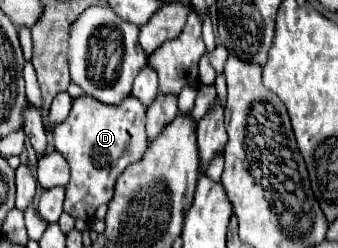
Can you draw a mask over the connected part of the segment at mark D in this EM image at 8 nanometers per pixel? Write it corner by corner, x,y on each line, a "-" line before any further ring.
86,93
74,99
72,109
62,125
52,127
54,147
66,157
72,171
64,197
66,213
90,221
94,217
94,211
102,203
108,203
112,199
114,185
120,173
130,163
138,161
148,147
144,121
146,109
132,95
128,95
120,105
104,105
94,97
88,97

